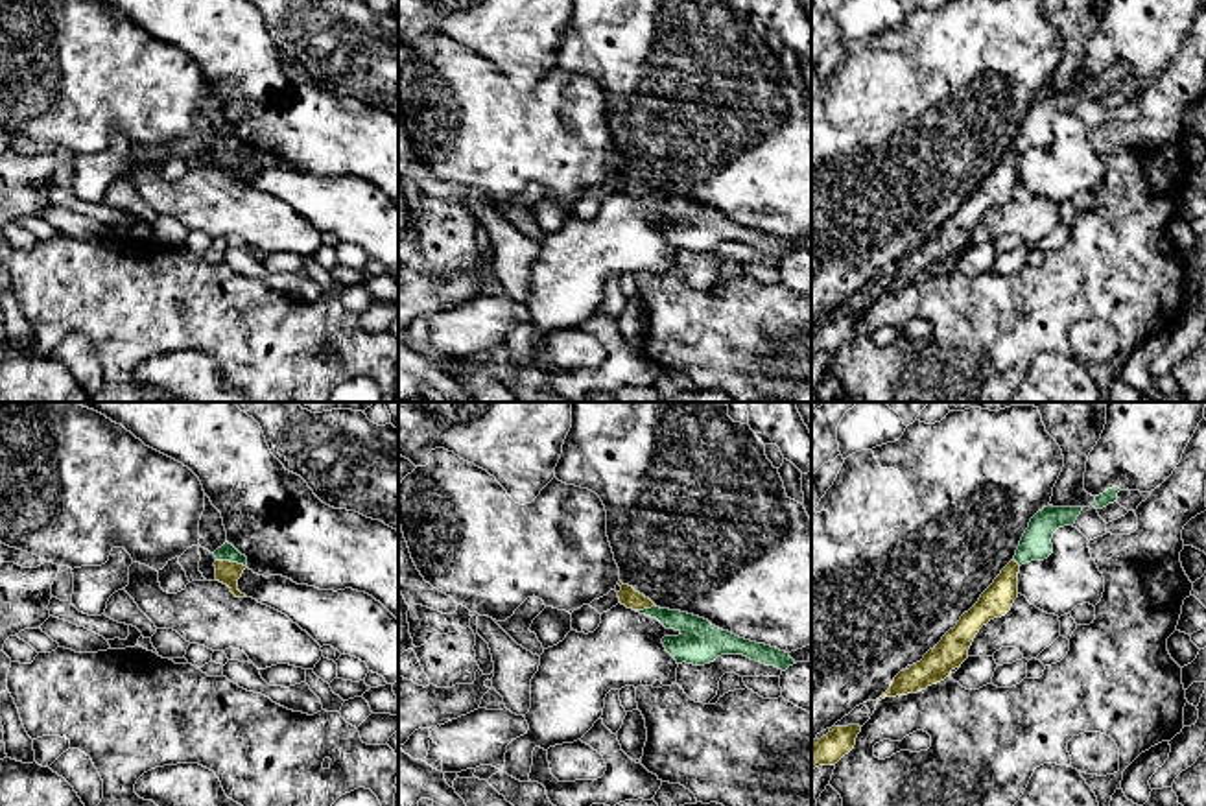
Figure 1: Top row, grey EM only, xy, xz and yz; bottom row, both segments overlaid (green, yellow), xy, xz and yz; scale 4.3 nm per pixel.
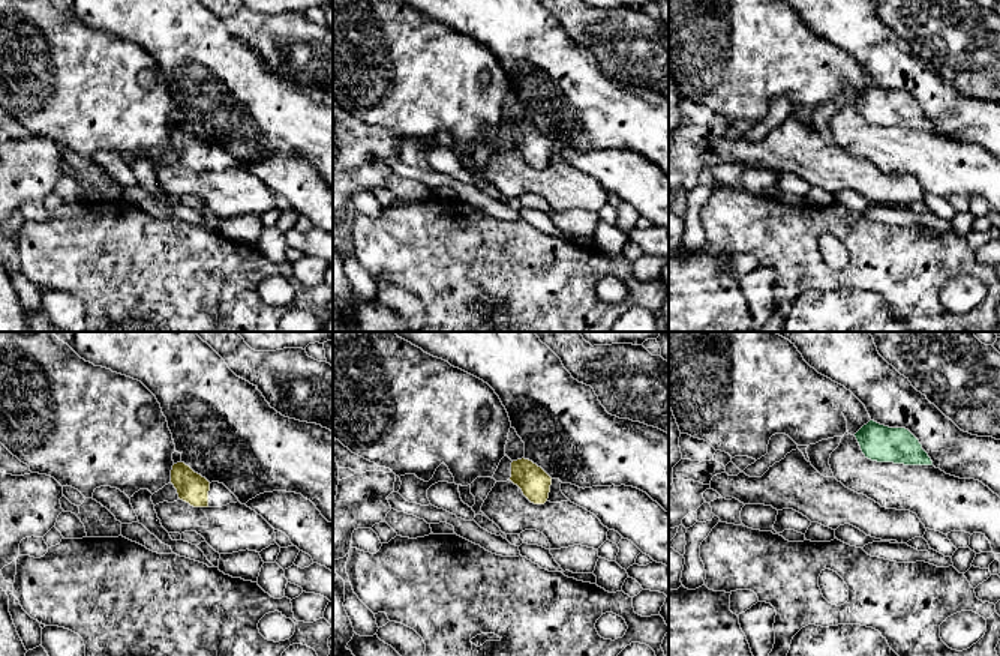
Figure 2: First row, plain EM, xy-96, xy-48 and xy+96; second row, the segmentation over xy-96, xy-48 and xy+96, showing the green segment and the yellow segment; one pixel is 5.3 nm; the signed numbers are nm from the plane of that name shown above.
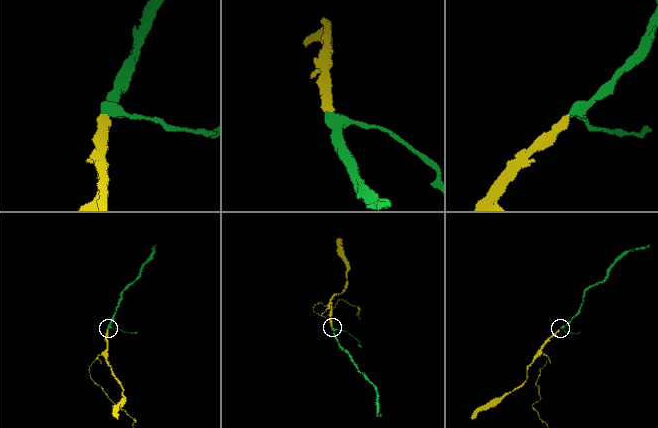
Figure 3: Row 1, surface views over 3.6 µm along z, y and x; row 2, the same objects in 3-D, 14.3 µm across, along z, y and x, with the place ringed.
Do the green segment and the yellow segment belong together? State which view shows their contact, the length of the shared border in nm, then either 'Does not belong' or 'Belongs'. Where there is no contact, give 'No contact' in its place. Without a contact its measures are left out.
Touches green in xy. Shared border 130 nm. Belongs

